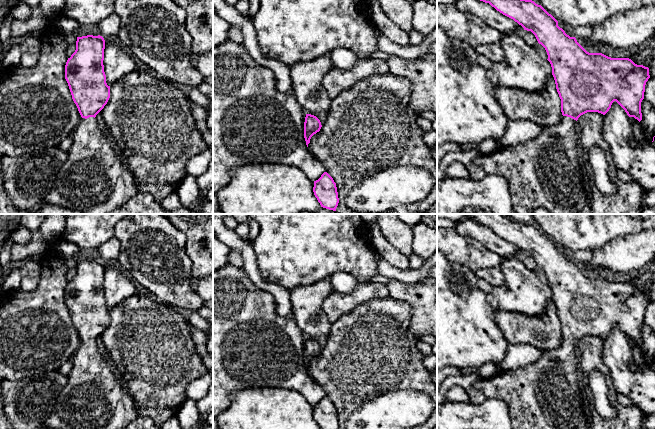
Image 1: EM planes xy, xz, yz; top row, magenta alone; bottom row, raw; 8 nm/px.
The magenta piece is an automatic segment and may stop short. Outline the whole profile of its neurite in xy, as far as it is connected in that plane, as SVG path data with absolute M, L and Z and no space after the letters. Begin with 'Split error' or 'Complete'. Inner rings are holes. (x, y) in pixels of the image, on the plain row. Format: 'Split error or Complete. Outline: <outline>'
Split error. Outline: M102 260L77 261L76 274L65 289L65 303L72 323L82 341L75 353L68 382L45 421L52 429L124 429L138 417L136 403L122 382L116 377L110 363L96 346L96 339L110 322L110 310L104 296L105 264Z

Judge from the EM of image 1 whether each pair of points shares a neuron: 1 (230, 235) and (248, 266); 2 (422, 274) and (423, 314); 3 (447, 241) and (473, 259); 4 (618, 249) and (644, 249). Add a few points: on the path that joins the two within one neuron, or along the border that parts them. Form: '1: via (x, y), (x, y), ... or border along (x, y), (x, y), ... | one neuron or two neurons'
1: via (238, 243), (247, 252), (248, 258) | one neuron
2: border along (426, 278), (414, 283), (402, 283), (398, 280) | two neurons
3: via (453, 245), (467, 255) | one neuron
4: via (624, 249), (638, 249) | one neuron

